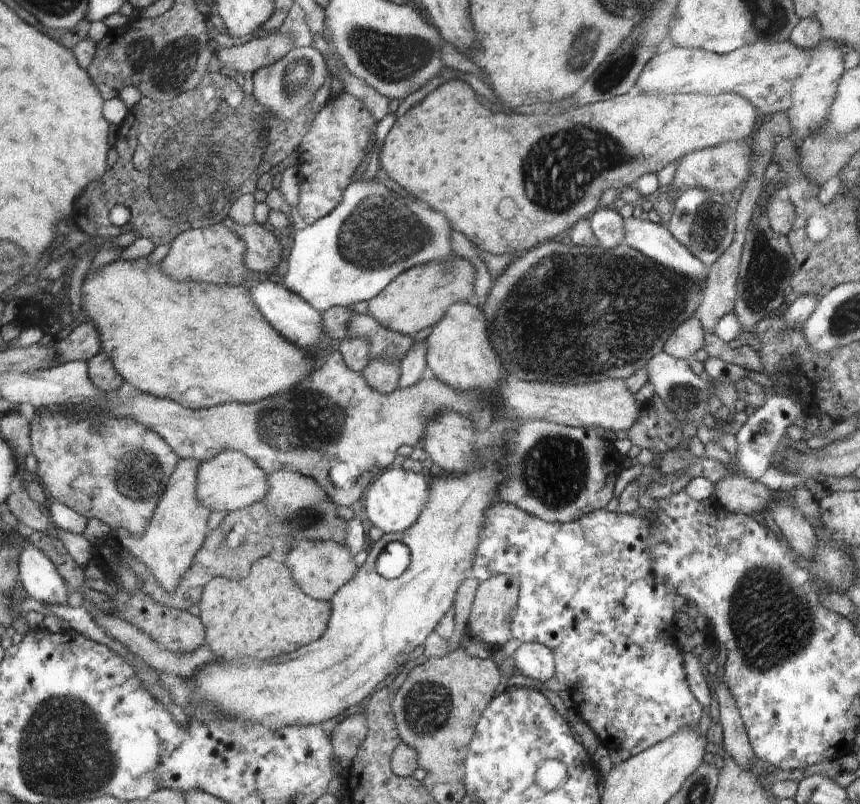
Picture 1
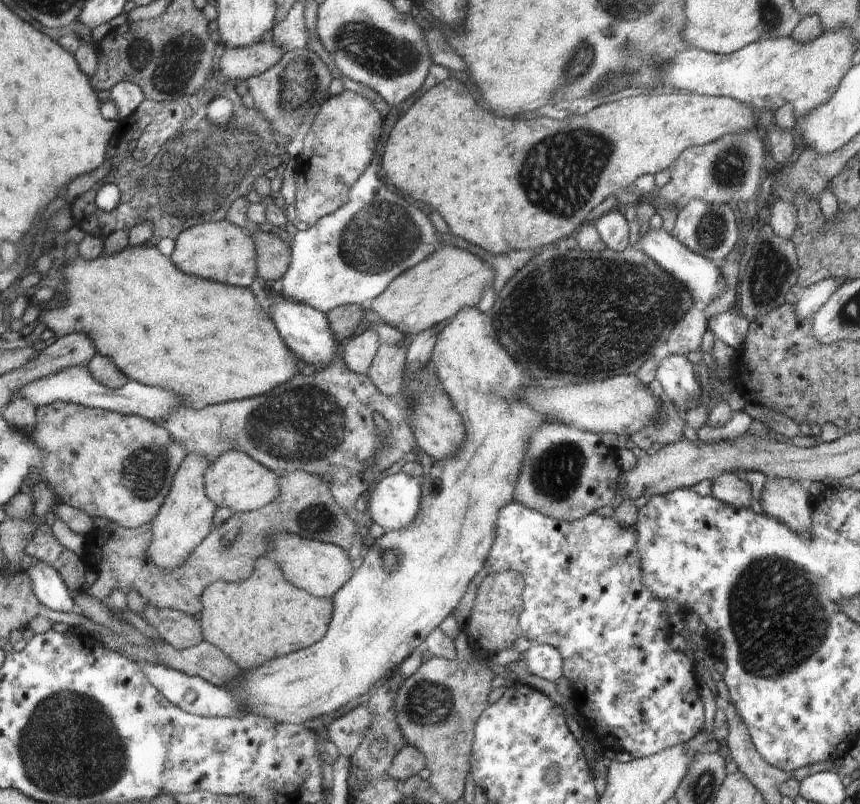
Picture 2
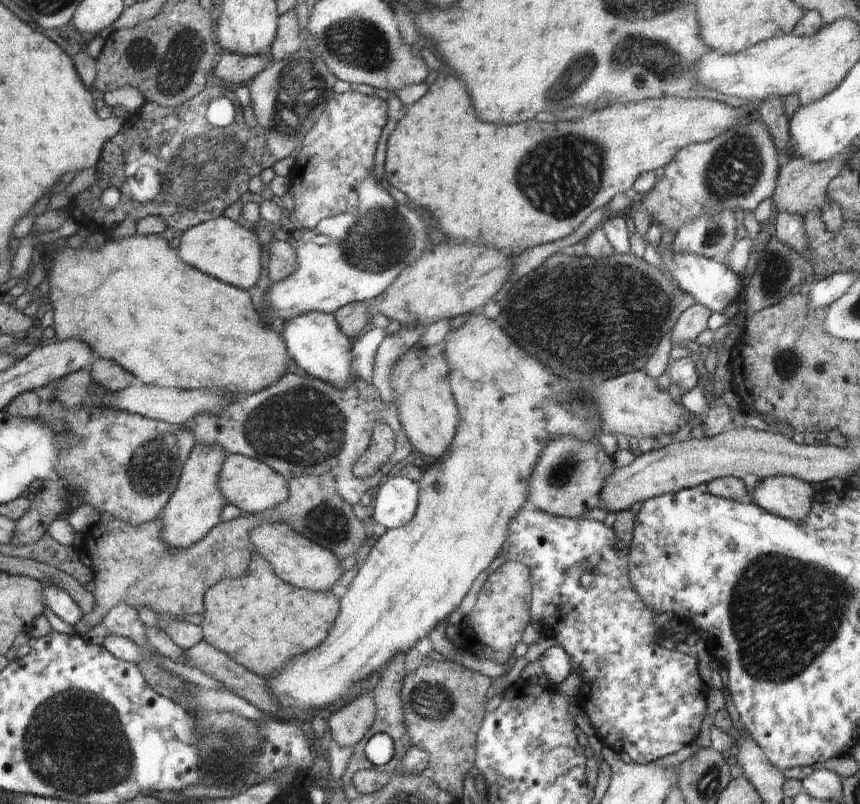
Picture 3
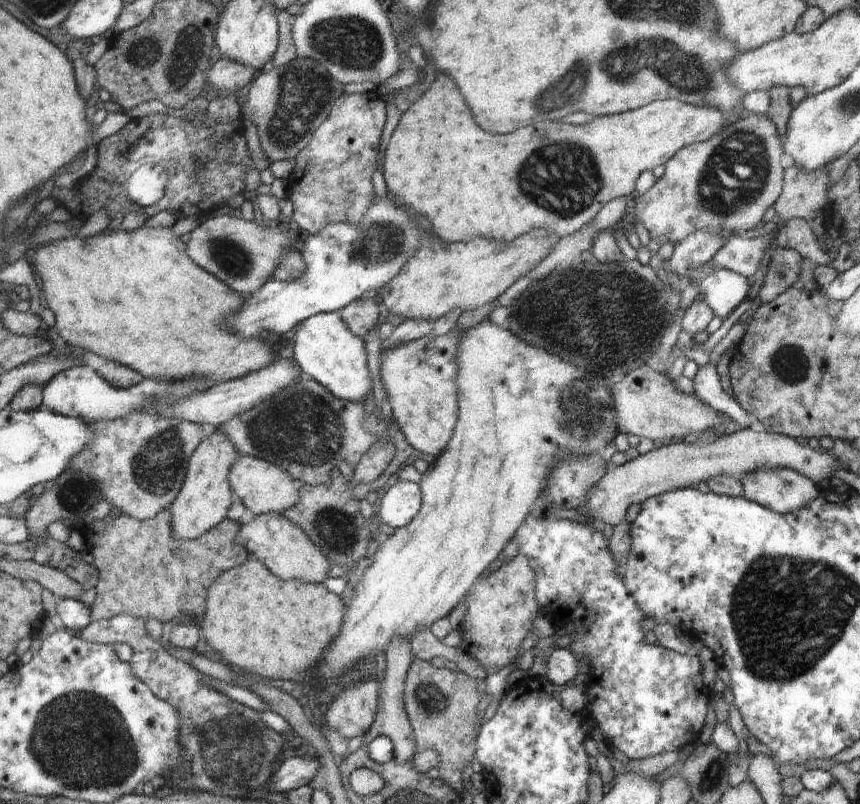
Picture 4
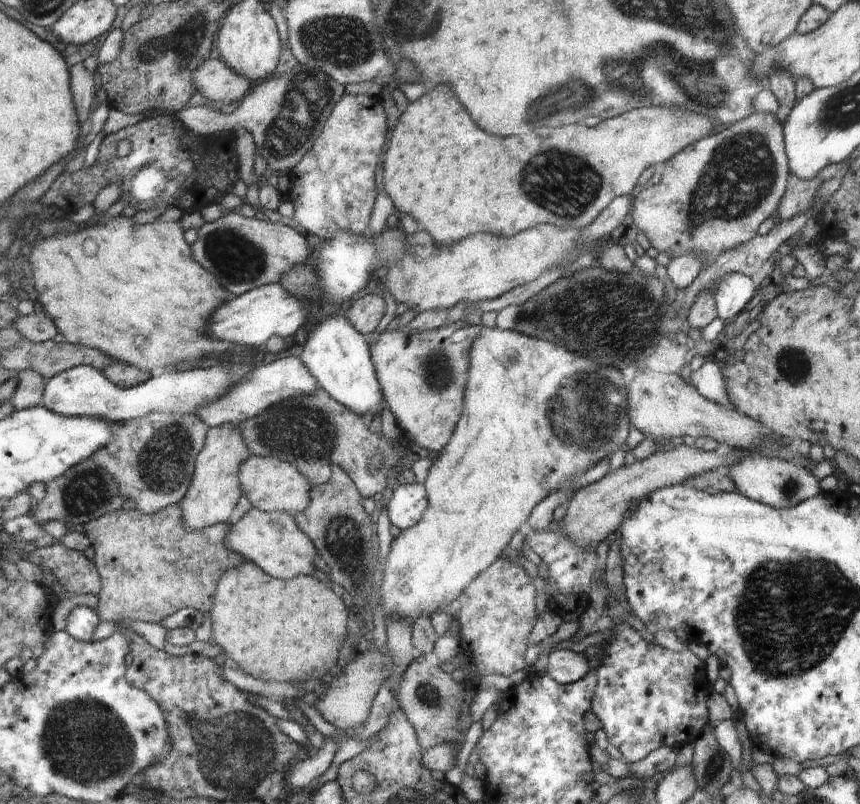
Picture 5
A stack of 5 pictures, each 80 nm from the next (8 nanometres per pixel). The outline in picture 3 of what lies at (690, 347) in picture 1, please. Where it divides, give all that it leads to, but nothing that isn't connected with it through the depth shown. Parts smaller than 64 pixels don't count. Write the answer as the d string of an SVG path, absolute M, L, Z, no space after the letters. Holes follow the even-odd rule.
M698 302L689 306L673 326L673 334L670 335L673 346L687 346L689 341L696 341L696 337L706 330L711 313L709 307Z

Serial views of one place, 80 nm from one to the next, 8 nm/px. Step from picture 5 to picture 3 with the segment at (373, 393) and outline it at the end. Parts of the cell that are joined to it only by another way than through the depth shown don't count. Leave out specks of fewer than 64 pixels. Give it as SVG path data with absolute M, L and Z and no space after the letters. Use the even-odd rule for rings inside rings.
M307 312L295 319L284 322L282 338L294 369L303 374L332 383L341 391L353 385L357 378L353 362L352 341L341 329L336 315L332 313Z

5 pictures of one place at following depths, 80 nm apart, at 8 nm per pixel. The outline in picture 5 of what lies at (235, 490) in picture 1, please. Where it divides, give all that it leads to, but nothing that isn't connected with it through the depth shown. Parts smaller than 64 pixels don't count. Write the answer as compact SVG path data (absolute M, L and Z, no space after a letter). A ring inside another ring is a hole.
M251 455L240 467L241 488L253 509L265 512L284 512L292 516L307 510L312 501L312 486L308 479L293 466L278 458Z

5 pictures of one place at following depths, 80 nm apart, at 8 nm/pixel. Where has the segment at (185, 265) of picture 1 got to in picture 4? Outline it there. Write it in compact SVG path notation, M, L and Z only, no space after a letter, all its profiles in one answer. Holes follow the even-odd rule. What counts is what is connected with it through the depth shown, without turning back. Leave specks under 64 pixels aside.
M215 216L204 220L190 234L186 243L187 254L193 263L216 276L230 289L248 296L261 289L279 265L291 254L295 240L277 223L267 223L263 228L248 219L234 216Z

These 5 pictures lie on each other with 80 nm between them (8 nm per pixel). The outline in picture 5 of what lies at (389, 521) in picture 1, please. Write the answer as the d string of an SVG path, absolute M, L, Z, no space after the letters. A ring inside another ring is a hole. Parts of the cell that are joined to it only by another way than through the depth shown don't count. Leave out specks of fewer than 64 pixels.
M397 484L387 504L390 524L401 531L417 525L429 509L428 492L422 484Z

